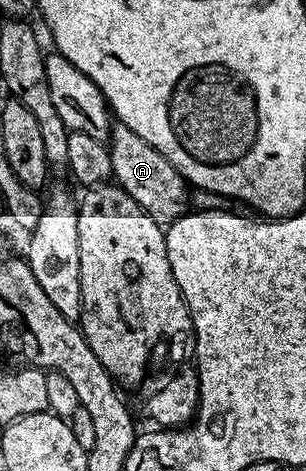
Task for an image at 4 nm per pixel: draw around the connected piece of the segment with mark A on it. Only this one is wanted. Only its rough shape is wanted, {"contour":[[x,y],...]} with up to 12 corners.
{"contour":[[113,126],[110,161],[122,188],[167,225],[190,207],[184,178],[138,133]]}

